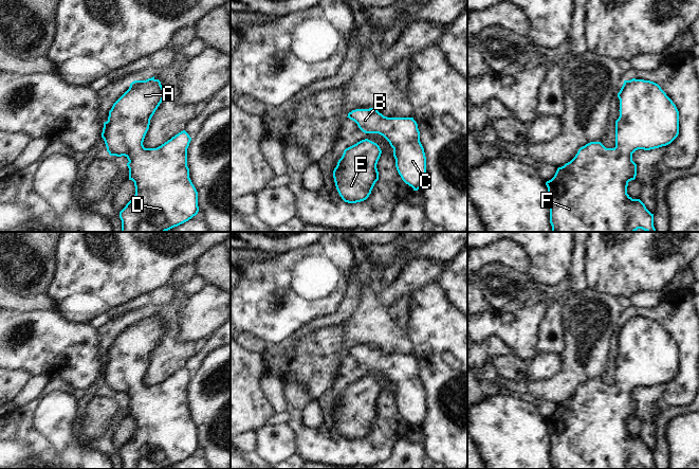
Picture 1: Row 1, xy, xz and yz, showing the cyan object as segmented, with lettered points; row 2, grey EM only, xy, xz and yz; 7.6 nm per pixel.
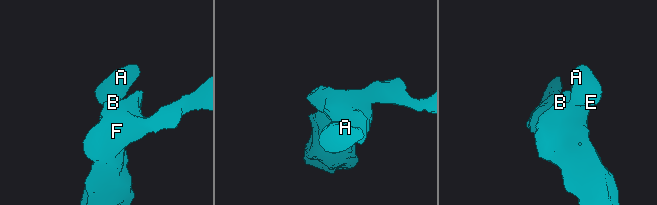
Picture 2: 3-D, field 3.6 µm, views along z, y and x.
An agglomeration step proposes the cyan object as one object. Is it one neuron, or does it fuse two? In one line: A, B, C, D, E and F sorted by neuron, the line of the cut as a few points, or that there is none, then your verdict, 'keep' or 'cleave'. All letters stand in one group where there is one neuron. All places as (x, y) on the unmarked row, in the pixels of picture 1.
A B C D E F; no cut; keep

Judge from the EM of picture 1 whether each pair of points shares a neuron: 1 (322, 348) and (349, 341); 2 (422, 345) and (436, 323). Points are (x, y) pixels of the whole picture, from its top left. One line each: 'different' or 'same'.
1: different
2: same

